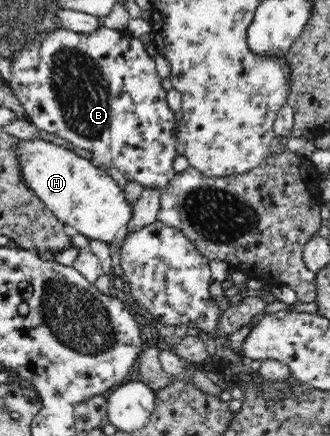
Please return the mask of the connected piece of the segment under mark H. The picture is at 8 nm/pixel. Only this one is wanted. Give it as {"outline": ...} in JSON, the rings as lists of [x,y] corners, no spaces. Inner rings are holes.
{"outline":[[[21,140],[18,143],[21,172],[27,186],[36,196],[63,222],[72,232],[83,234],[91,240],[105,242],[111,248],[117,246],[120,237],[126,232],[129,220],[133,217],[132,204],[119,187],[117,181],[107,171],[101,171],[93,161],[77,155],[65,146],[57,145],[49,140]]]}

